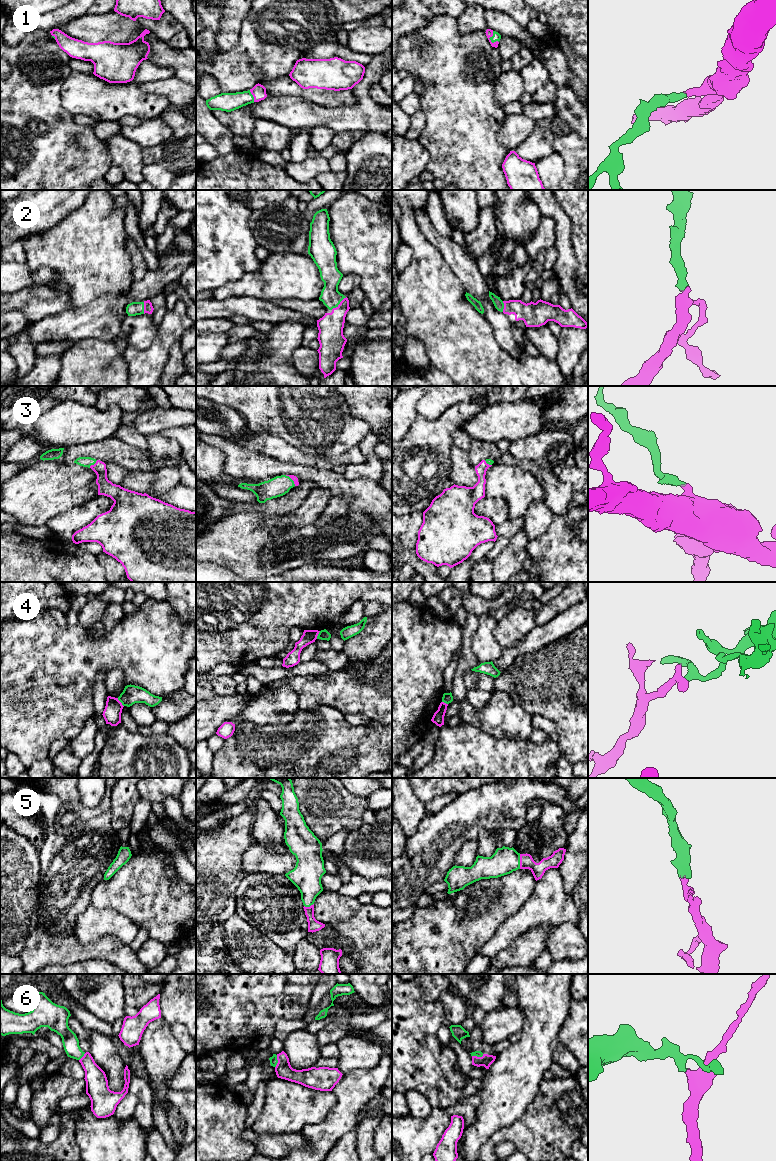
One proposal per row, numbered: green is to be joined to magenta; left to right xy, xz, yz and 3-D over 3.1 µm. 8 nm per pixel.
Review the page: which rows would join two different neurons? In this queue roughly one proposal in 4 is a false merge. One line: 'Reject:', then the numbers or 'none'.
Reject: 4

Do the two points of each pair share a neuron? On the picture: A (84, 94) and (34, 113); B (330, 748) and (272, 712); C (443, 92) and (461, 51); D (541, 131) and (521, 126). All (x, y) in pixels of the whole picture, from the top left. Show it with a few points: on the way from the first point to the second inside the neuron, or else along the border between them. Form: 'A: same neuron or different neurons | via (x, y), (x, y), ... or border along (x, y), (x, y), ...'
A: different neurons | border along (63, 80), (61, 105), (75, 115)
B: different neurons | border along (298, 709), (294, 717), (288, 722), (265, 725)
C: same neuron | via (453, 82), (458, 77), (461, 61)
D: different neurons | border along (536, 121), (533, 131), (518, 146)

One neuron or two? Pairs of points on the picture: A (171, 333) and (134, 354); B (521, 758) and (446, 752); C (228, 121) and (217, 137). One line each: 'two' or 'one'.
A: one
B: one
C: two

